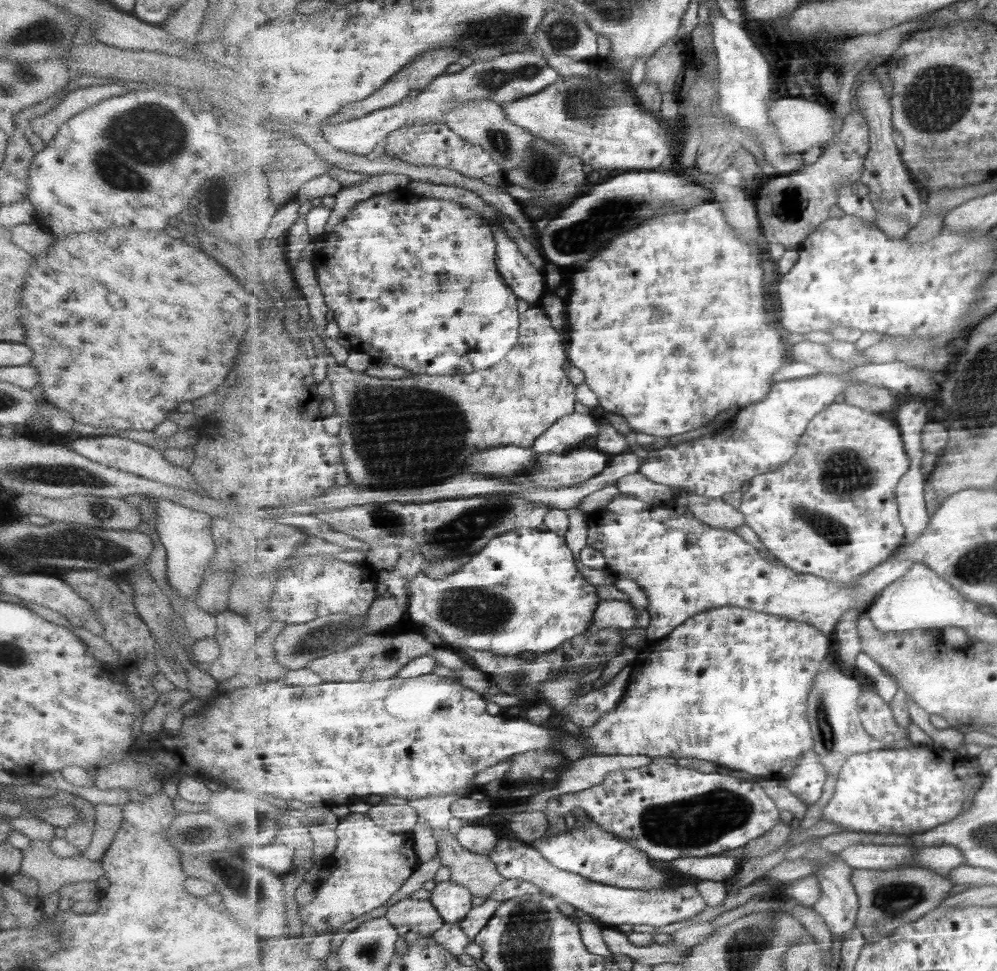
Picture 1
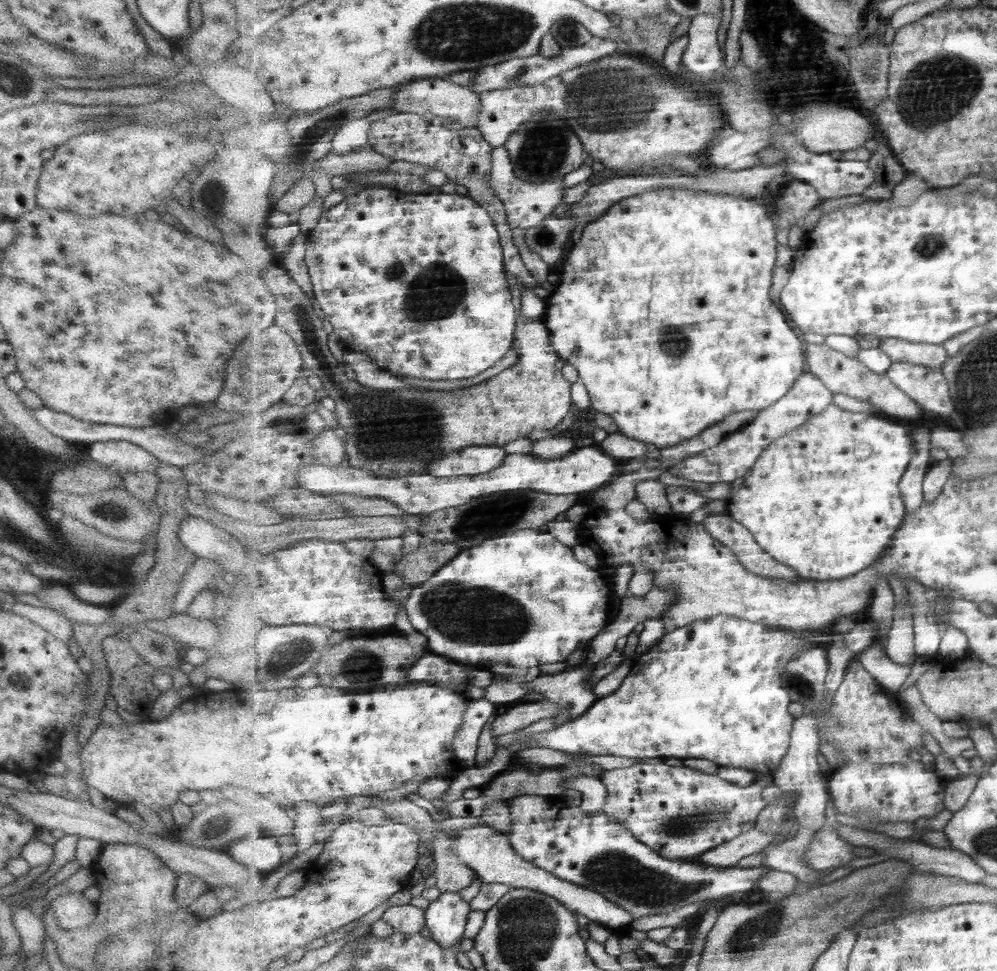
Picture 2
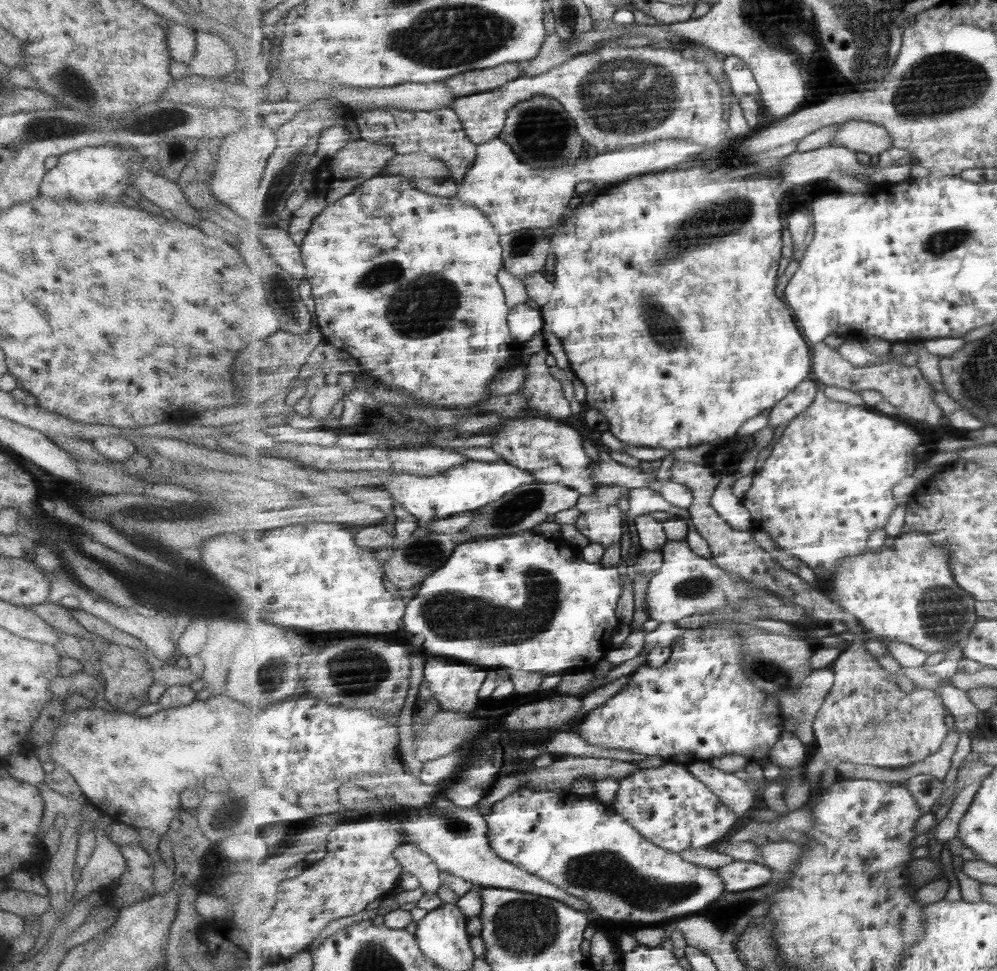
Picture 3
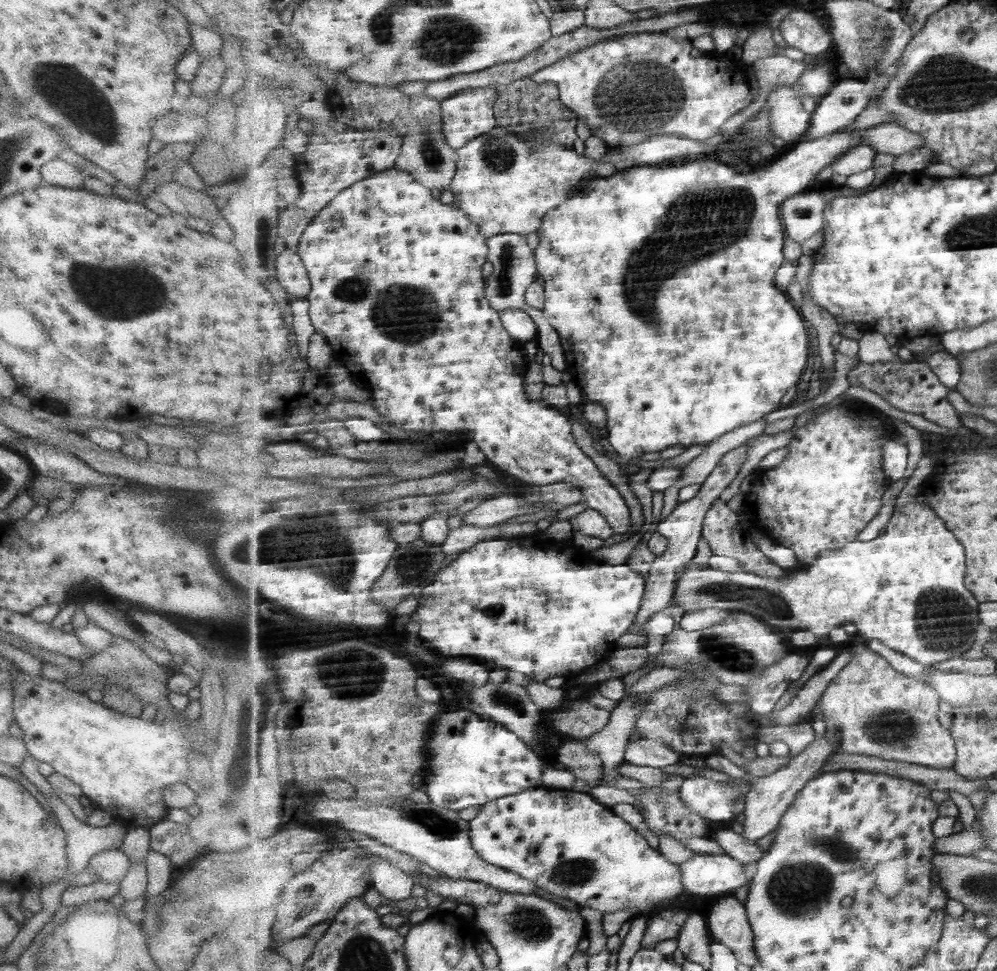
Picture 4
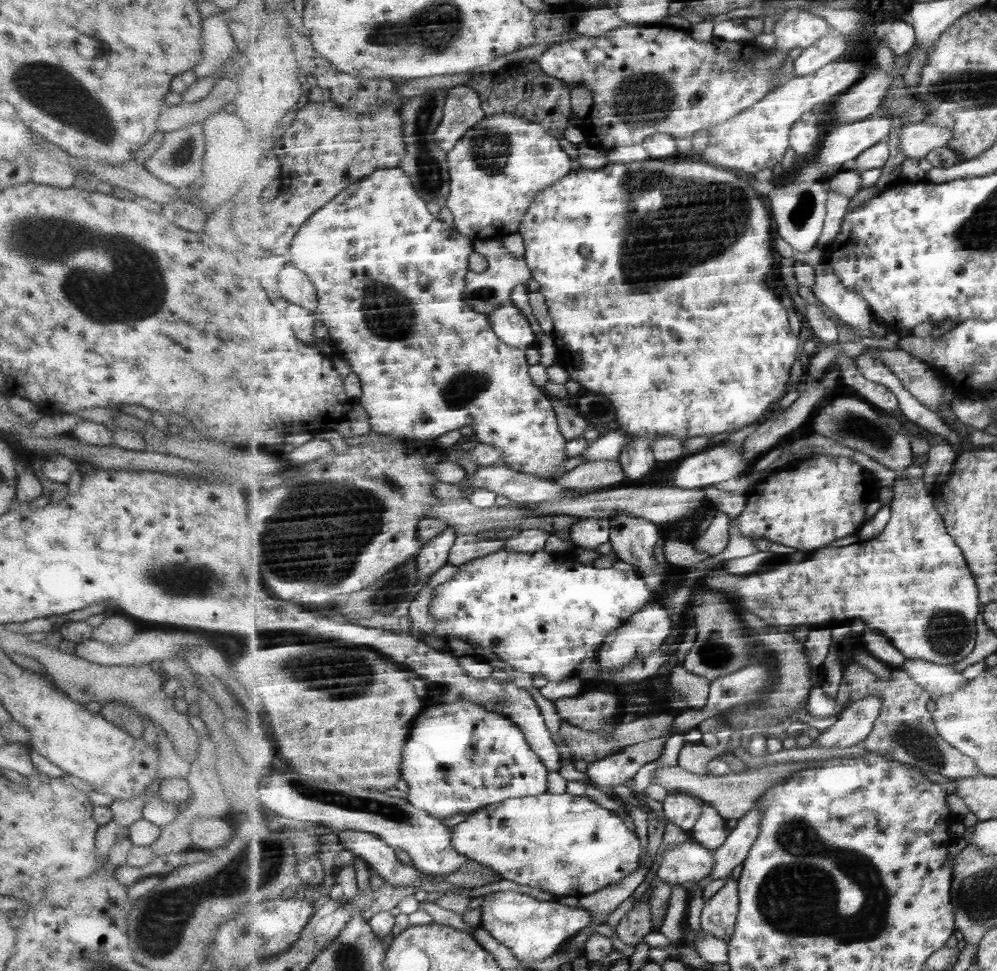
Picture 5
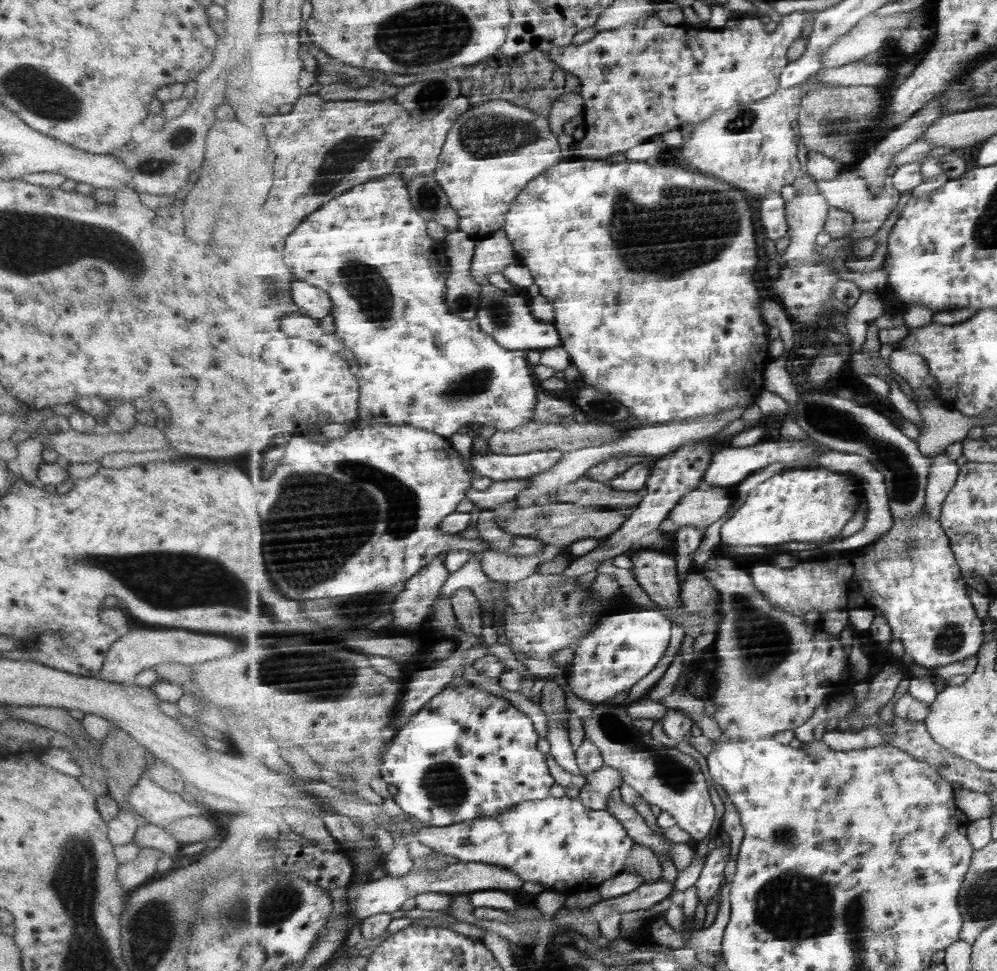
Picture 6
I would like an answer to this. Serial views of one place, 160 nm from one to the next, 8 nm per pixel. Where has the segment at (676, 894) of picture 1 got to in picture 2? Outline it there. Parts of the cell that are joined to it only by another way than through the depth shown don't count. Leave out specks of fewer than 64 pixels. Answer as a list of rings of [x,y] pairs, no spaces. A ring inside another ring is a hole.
[[[480,823],[455,831],[454,835],[456,836],[454,844],[456,853],[464,863],[477,871],[483,883],[510,884],[515,889],[531,889],[548,894],[564,903],[574,913],[582,914],[591,921],[612,928],[616,932],[625,931],[634,920],[634,916],[626,908],[616,905],[616,902],[609,900],[605,895],[559,878],[556,874],[529,862],[515,850],[510,838],[505,833],[495,830],[493,827]]]

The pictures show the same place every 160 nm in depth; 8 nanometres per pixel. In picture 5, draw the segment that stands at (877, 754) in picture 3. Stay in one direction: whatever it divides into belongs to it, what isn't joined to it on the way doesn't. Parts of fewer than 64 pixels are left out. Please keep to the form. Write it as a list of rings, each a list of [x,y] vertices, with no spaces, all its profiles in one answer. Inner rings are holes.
[[[858,663],[850,664],[844,670],[850,689],[848,704],[864,700],[871,695],[885,699],[873,732],[864,741],[863,748],[870,752],[892,754],[892,758],[899,762],[908,763],[925,771],[937,772],[951,780],[981,775],[980,767],[969,755],[963,754],[949,741],[941,738],[937,732],[934,714],[927,710],[927,704],[933,698],[931,693],[919,686],[905,670],[896,668],[890,668],[890,670],[894,672],[894,677],[887,682]]]

